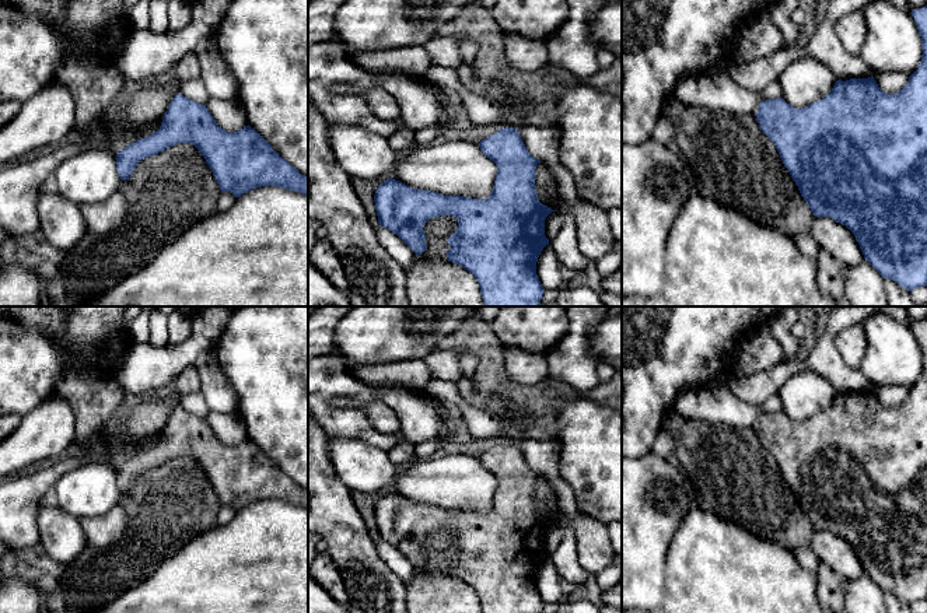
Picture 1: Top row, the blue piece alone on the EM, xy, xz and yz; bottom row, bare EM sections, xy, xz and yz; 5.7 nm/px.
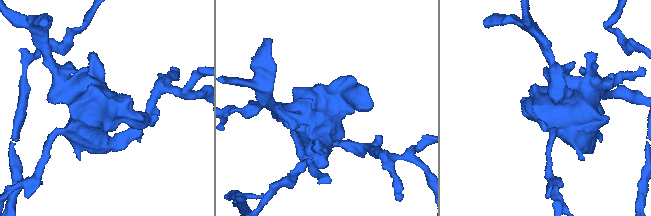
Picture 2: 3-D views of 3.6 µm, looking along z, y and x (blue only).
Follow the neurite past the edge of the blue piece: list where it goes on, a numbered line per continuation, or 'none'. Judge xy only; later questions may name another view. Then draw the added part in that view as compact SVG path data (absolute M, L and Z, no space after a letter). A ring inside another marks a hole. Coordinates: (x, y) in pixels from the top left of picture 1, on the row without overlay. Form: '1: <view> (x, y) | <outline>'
1: xy (121, 454) | M160 431L155 435L151 435L148 438L146 438L144 441L136 444L136 445L122 445L119 441L115 441L112 445L112 465L120 466L122 463L125 463L127 459L130 459L132 456L144 452L147 449L151 449L154 445L157 445L161 439L162 431Z

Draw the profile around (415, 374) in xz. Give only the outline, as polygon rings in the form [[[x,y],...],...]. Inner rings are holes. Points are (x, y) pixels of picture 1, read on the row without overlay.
[[[336,347],[332,354],[347,364],[357,378],[375,386],[405,386],[423,390],[433,378],[424,360],[351,365]]]

